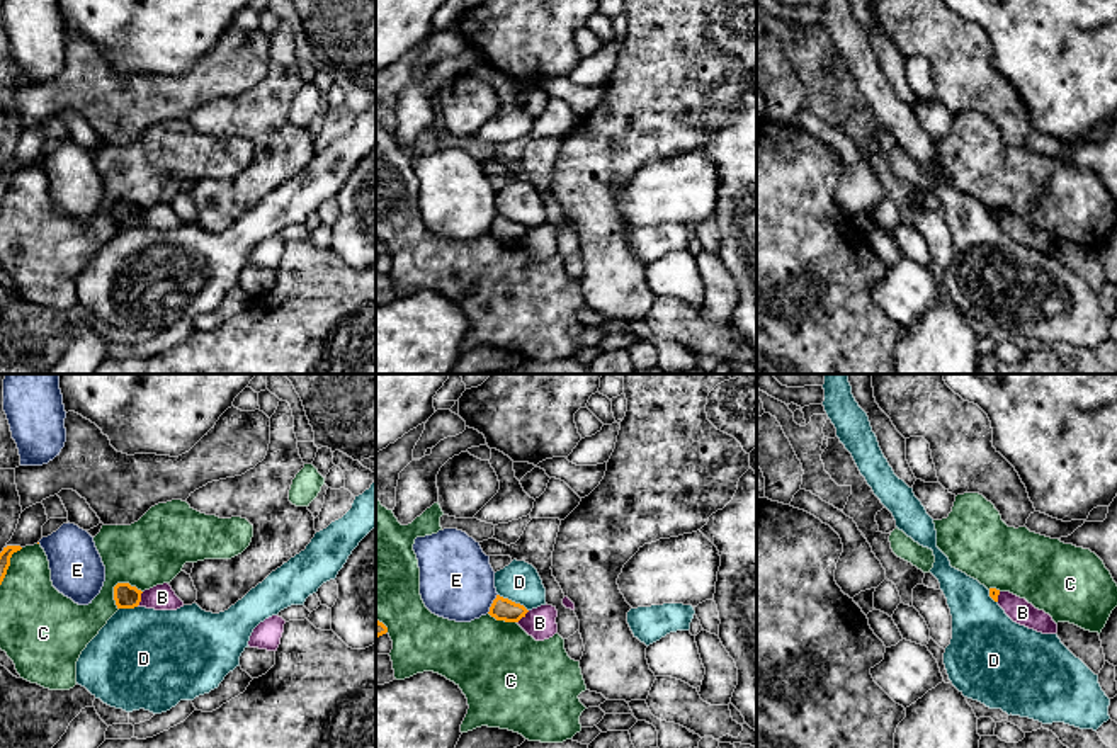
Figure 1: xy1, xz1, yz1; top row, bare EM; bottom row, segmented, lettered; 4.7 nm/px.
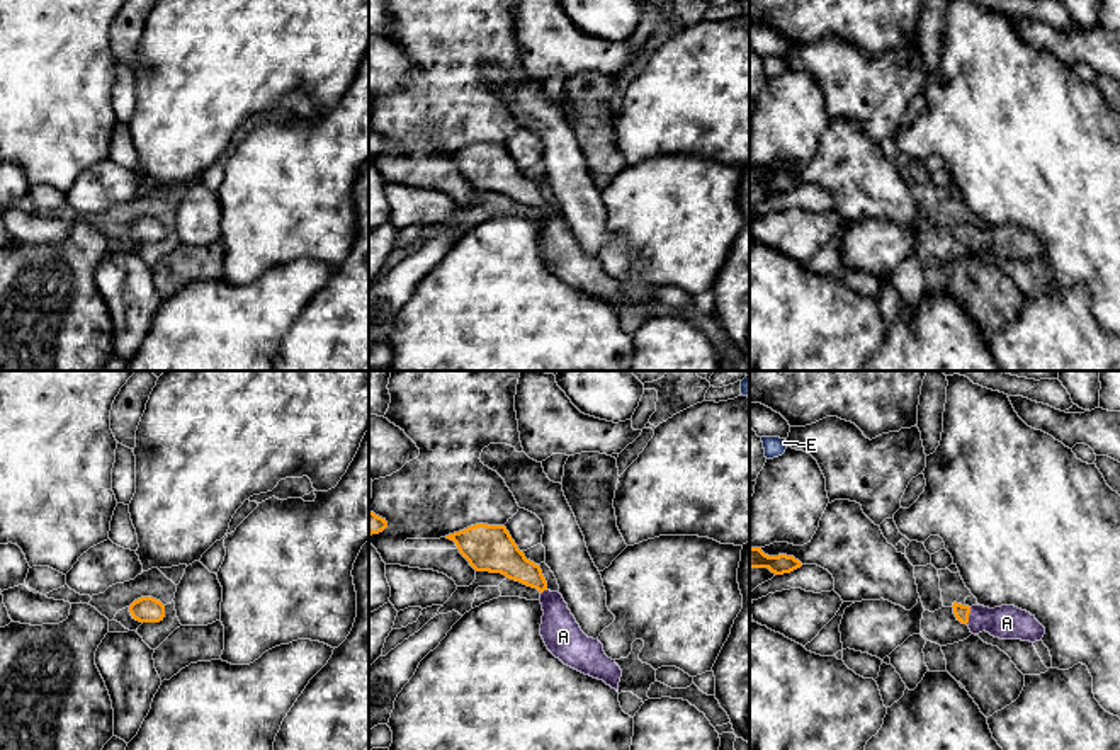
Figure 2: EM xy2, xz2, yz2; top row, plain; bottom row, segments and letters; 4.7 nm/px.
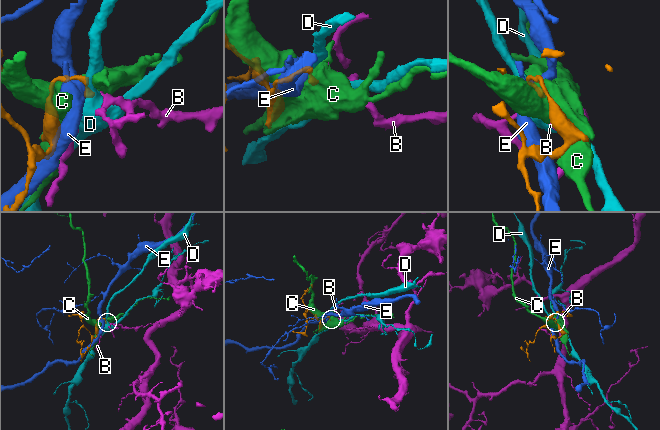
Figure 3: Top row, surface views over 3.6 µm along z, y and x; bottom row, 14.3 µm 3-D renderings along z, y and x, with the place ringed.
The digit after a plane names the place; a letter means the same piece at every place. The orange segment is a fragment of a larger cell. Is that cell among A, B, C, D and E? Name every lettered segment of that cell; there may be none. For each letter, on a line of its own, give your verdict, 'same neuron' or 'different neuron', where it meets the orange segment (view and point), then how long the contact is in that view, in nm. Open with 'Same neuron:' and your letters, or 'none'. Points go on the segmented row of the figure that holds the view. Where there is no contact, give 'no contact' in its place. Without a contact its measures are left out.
Same neuron: A
A: same neuron; meets orange in yz2 at (967, 616); contact 80 nm long
B: different neuron; meets orange in xy1 at (140, 599); contact 80 nm long
C: different neuron; meets orange in xy1 at (118, 583); contact 150 nm long
D: different neuron; meets orange in xz1 at (514, 602); contact 170 nm long
E: different neuron; meets orange in xz1 at (492, 604); contact 110 nm long

